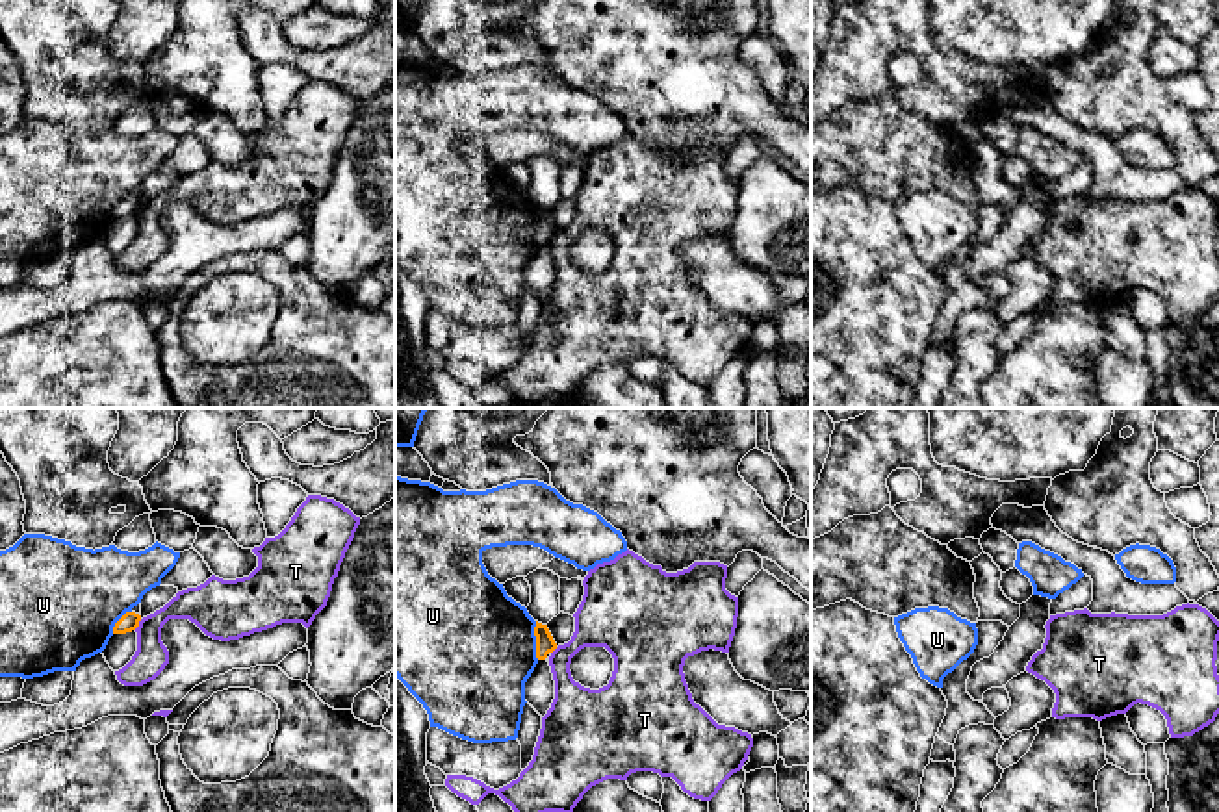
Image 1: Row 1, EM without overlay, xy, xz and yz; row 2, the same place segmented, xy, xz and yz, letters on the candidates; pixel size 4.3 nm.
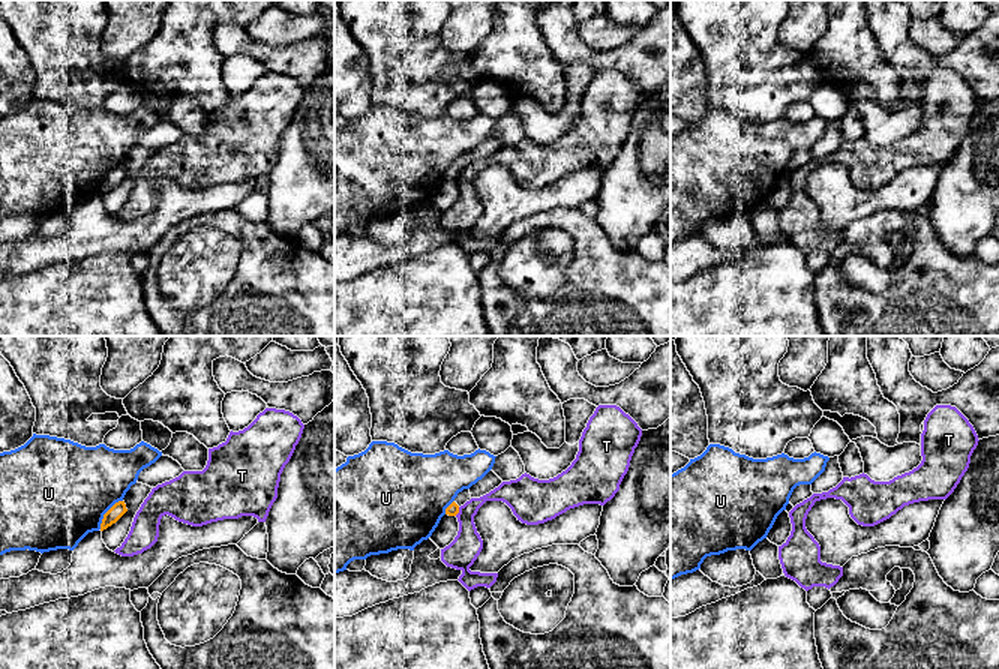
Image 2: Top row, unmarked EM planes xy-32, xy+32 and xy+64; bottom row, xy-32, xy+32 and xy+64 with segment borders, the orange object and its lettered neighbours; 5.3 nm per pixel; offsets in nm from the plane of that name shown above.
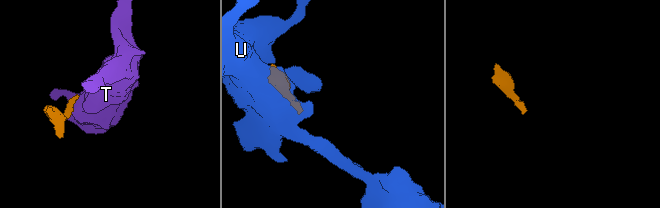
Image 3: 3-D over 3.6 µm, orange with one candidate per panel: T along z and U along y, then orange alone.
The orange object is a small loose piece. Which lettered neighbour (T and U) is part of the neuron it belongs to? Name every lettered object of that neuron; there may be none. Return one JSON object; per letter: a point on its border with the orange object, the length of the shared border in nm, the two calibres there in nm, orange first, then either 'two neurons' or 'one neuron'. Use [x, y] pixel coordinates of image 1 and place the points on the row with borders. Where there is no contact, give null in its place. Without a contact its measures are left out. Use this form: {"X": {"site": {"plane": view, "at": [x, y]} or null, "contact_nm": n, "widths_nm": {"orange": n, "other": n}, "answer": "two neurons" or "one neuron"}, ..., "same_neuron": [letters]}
{"T": {"site": {"plane": "xy", "at": [138, 625]}, "contact_nm": 60, "widths_nm": {"orange": 80, "other": 140}, "answer": "two neurons"}, "U": {"site": {"plane": "xz", "at": [537, 640]}, "contact_nm": 170, "widths_nm": {"orange": 80, "other": 480}, "answer": "two neurons"}, "same_neuron": []}

